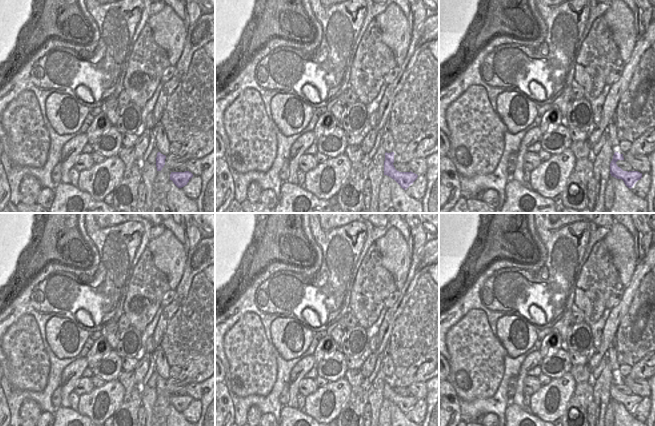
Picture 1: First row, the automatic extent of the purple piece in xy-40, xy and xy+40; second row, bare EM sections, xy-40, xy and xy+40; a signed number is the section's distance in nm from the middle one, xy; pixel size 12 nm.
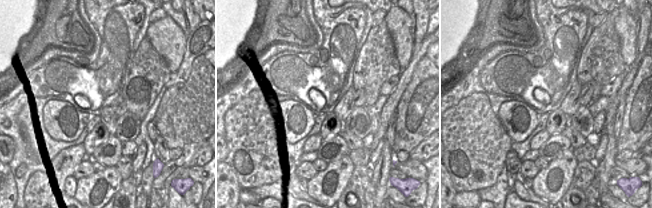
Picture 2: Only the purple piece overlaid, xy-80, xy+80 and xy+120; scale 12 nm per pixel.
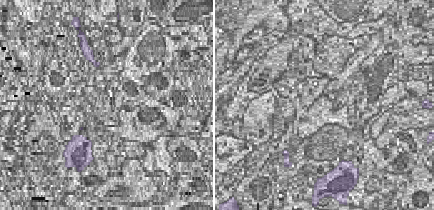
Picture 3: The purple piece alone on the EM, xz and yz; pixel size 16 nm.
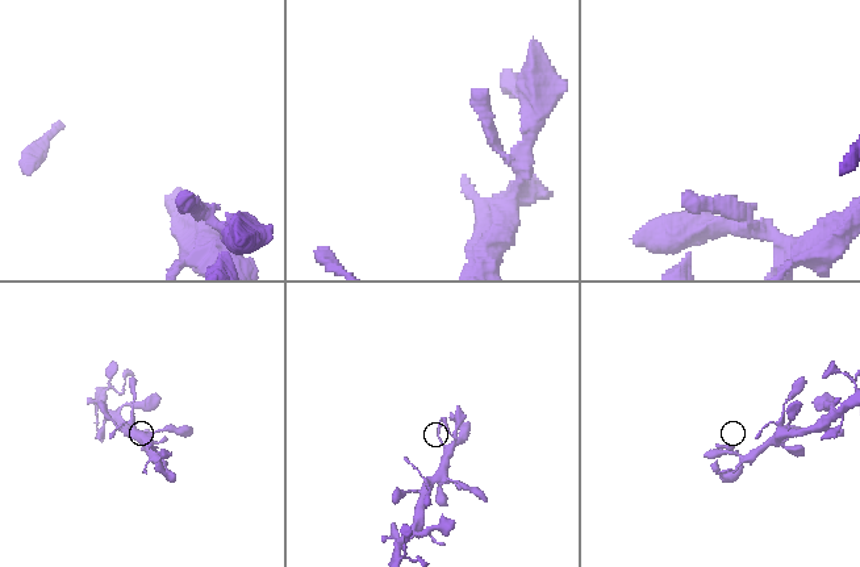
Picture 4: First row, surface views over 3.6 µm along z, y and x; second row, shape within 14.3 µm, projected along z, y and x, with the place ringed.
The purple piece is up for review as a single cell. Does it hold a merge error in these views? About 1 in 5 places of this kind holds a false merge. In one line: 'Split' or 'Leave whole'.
Leave whole.

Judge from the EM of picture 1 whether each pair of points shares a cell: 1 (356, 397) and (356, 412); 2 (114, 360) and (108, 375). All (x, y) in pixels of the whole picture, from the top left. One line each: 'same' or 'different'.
1: same
2: same

